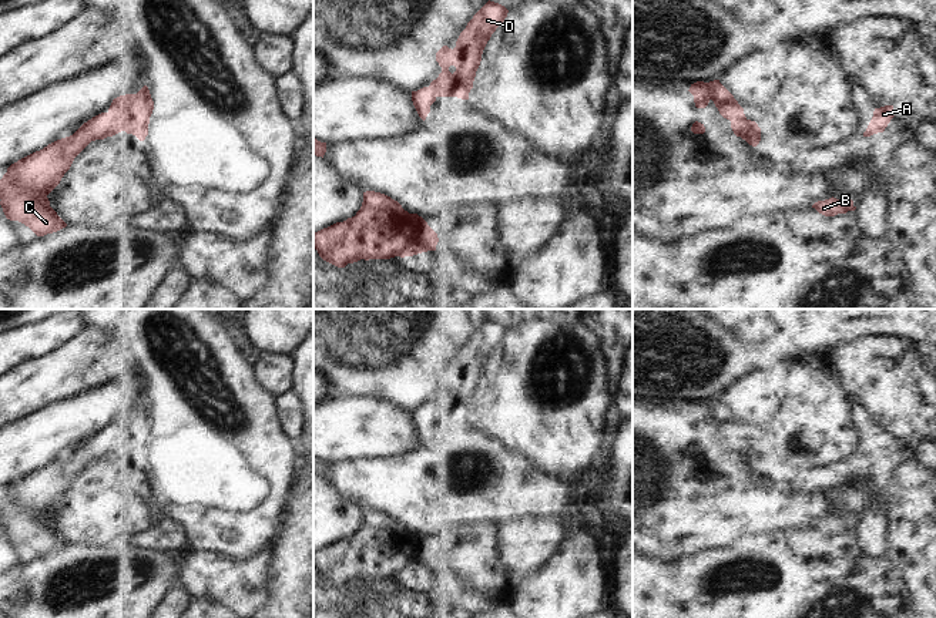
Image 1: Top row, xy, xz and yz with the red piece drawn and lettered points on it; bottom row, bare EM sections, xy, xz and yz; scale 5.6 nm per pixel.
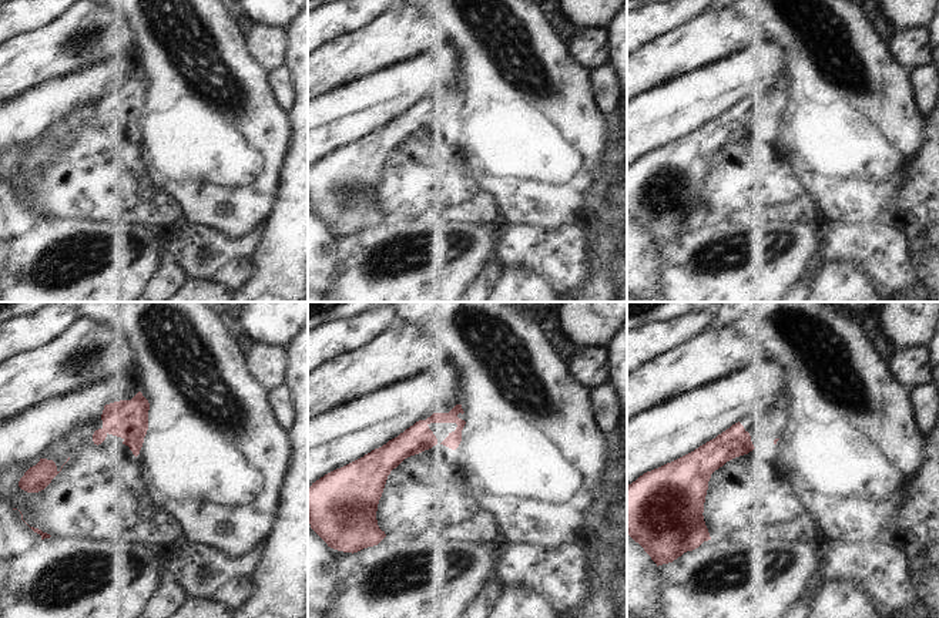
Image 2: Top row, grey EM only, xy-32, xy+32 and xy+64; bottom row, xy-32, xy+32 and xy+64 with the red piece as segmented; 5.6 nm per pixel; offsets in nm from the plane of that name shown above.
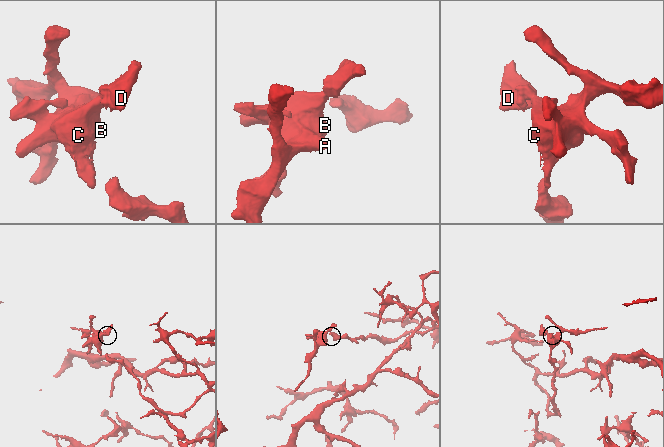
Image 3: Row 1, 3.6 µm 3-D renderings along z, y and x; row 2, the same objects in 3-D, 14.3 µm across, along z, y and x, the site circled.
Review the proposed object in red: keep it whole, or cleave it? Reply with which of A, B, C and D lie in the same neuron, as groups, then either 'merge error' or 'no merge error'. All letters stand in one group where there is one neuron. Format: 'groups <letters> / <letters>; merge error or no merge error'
groups A B C D; no merge error

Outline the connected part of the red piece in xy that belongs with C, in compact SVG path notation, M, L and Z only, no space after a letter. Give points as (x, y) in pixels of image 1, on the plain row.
M144 404L137 413L114 417L107 431L93 436L73 454L11 483L0 498L0 524L6 537L24 543L37 555L66 547L67 543L50 525L47 514L60 503L74 477L91 460L121 450L144 460L152 429L154 420Z

